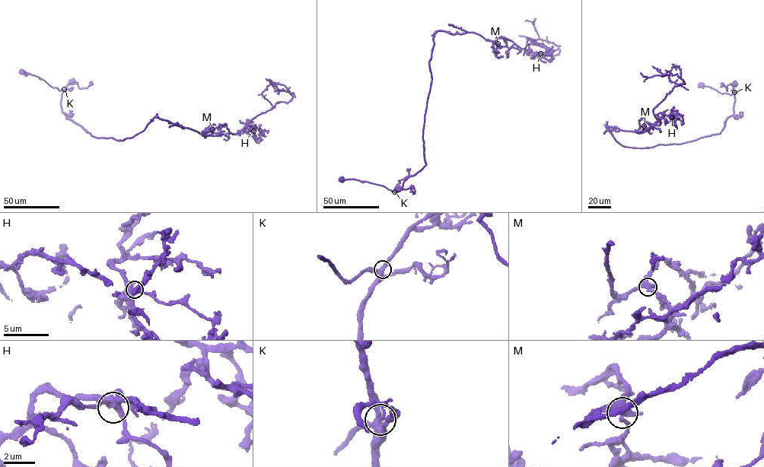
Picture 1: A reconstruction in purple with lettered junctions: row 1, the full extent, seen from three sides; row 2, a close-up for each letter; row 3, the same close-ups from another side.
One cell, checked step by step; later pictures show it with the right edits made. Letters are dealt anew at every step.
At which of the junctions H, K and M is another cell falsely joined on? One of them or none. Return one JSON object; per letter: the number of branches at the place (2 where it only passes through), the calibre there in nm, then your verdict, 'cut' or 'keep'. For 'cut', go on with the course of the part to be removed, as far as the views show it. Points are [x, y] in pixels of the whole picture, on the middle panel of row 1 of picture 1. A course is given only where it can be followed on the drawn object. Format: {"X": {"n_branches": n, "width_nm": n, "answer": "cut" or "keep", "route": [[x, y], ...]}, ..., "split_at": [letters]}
{"H": {"n_branches": 4, "width_nm": 400, "answer": "keep"}, "K": {"n_branches": 4, "width_nm": 400, "answer": "keep"}, "M": {"n_branches": 4, "width_nm": 400, "answer": "cut", "route": [[498, 43], [503, 36], [523, 49], [527, 37], [543, 43], [552, 55], [558, 48], [529, 49], [550, 62]]}, "split_at": ["M"]}

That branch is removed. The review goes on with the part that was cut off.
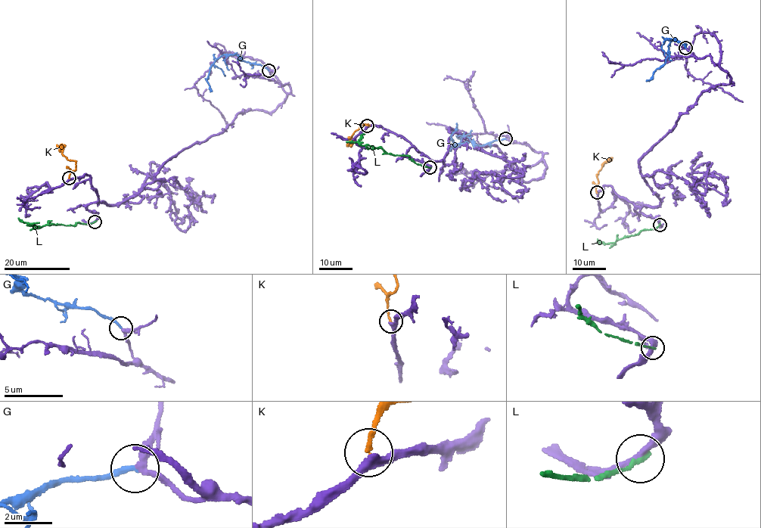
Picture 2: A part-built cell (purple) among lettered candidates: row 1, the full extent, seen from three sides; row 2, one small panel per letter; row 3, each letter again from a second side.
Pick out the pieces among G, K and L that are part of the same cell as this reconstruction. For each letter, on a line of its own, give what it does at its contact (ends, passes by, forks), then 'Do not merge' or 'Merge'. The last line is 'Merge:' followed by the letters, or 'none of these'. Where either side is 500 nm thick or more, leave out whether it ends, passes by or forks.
G: It ends there. Merge
K: It ends there. Do not merge
L: It ends there. Do not merge
Merge: G

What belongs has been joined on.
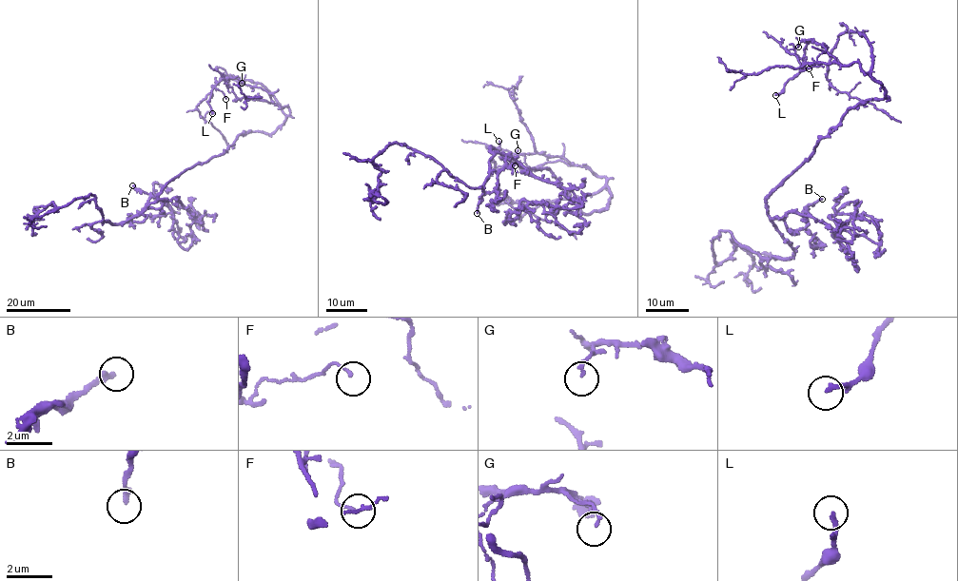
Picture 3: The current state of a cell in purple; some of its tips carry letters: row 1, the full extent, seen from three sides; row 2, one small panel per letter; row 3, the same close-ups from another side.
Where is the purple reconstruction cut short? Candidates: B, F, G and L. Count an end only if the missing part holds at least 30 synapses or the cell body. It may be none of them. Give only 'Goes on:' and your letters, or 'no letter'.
Goes on: B

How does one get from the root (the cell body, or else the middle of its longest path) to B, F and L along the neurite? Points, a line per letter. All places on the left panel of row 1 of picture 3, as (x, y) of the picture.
B: (209, 160), (167, 182), (158, 195), (166, 200), (159, 208), (146, 208), (149, 195), (132, 185)
F: (209, 160), (224, 154), (244, 132), (272, 133), (289, 113), (265, 90), (238, 78), (217, 83), (225, 99)
L: (209, 160), (244, 132), (272, 133), (289, 110), (235, 78), (212, 89), (212, 113)

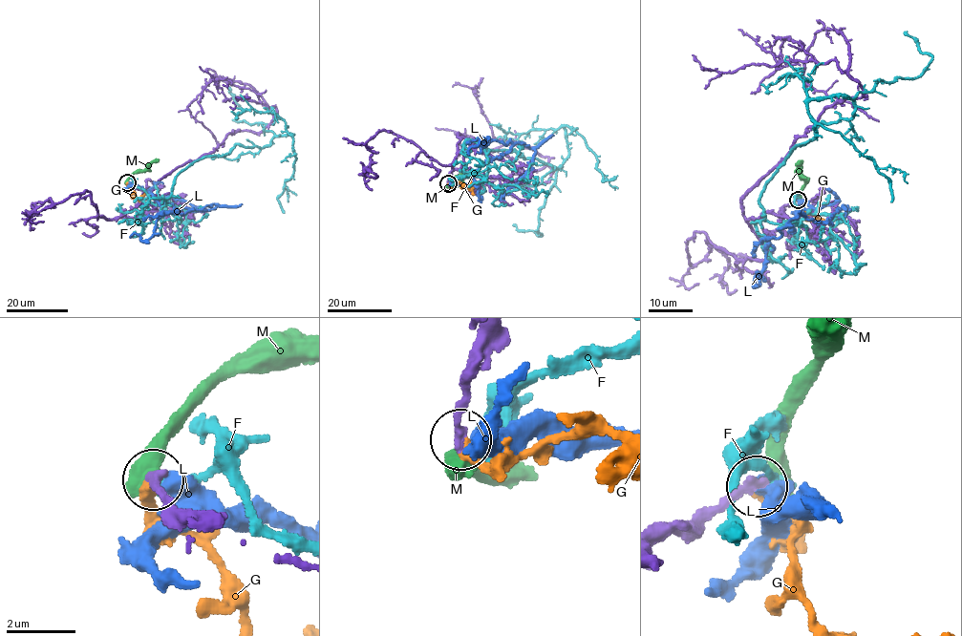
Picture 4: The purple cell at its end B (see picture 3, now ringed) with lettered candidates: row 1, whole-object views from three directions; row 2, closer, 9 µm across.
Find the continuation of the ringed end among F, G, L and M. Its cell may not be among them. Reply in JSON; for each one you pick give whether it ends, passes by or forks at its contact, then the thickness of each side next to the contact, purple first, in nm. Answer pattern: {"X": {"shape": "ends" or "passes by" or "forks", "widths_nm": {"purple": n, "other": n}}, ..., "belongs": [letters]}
{"G": {"shape": "ends", "widths_nm": {"purple": 280, "other": 360}}, "belongs": ["G"]}

